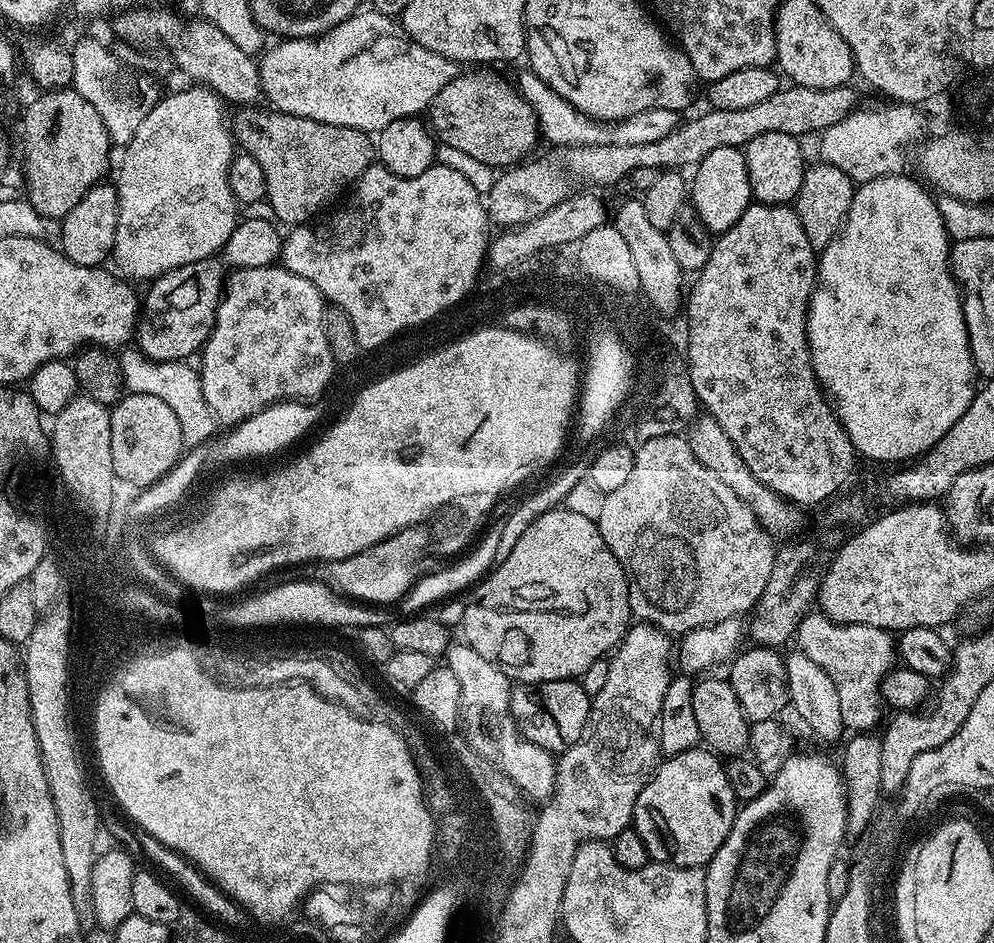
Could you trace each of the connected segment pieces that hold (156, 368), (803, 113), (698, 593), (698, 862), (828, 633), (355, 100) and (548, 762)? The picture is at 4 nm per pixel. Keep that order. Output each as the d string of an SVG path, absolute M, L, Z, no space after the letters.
M132 346L125 347L119 357L125 389L128 392L154 394L154 398L162 398L162 402L166 402L166 406L174 410L188 448L194 448L217 435L218 421L210 406L206 406L199 371L193 365L191 368L191 363L182 360L152 360Z
M782 86L770 98L757 102L754 106L742 110L718 110L712 108L705 116L696 116L693 120L685 119L666 138L658 138L658 142L650 142L646 146L618 146L617 144L595 144L594 146L574 146L573 148L557 147L549 156L541 160L537 158L521 162L507 170L501 171L500 176L492 184L492 189L486 192L486 207L491 223L504 224L500 226L515 226L525 224L527 220L533 220L541 216L546 210L550 210L556 204L561 204L568 199L567 176L570 179L589 180L592 184L616 184L620 179L631 177L635 168L655 168L657 170L688 170L702 162L710 150L718 150L718 146L730 146L743 149L758 134L790 134L797 138L805 138L813 132L819 134L834 124L842 122L846 114L850 114L858 107L856 92L852 86L843 88L807 88L806 86Z
M683 435L650 438L639 446L640 449L638 447L635 449L630 475L626 477L626 482L622 482L618 490L604 496L602 514L598 521L606 546L614 554L614 558L618 558L618 562L624 567L624 573L628 576L628 597L633 617L639 623L653 624L654 627L661 628L669 634L683 634L695 628L717 624L726 618L743 617L744 612L751 613L760 600L762 590L766 590L770 570L774 570L778 548L777 545L772 545L775 544L773 537L769 536L768 531L758 522L754 510L750 510L750 506L746 506L746 502L738 498L738 494L734 494L730 486L726 486L726 482L722 482L722 478L714 474L714 470L706 470L706 466L702 466L702 462L694 458L694 450L690 450L687 439Z
M697 746L661 763L642 794L638 794L631 827L636 829L650 854L656 852L657 832L668 855L667 863L677 868L704 868L718 854L718 846L726 842L737 811L738 801L721 757Z
M809 614L802 618L794 644L799 651L806 654L806 658L812 659L817 666L822 666L822 670L826 670L826 674L830 674L830 682L834 682L834 690L838 690L838 703L842 706L842 722L845 729L856 734L872 732L880 720L882 685L898 660L898 648L894 643L893 633L878 626L838 624L823 614Z
M357 10L323 36L307 36L297 40L284 38L276 42L280 44L274 45L258 60L263 99L268 99L272 103L268 104L275 111L286 115L378 134L390 126L390 122L407 116L419 117L431 104L438 90L442 90L442 86L450 86L450 82L461 75L461 65L442 54L434 54L434 50L425 50L405 34L403 27L393 17L375 10L364 11Z
M463 642L453 643L446 653L446 667L462 686L460 724L469 746L482 759L489 760L510 782L517 785L529 801L544 802L556 791L557 757L542 746L534 746L518 730L510 710L513 685L508 675L494 666L478 650Z

